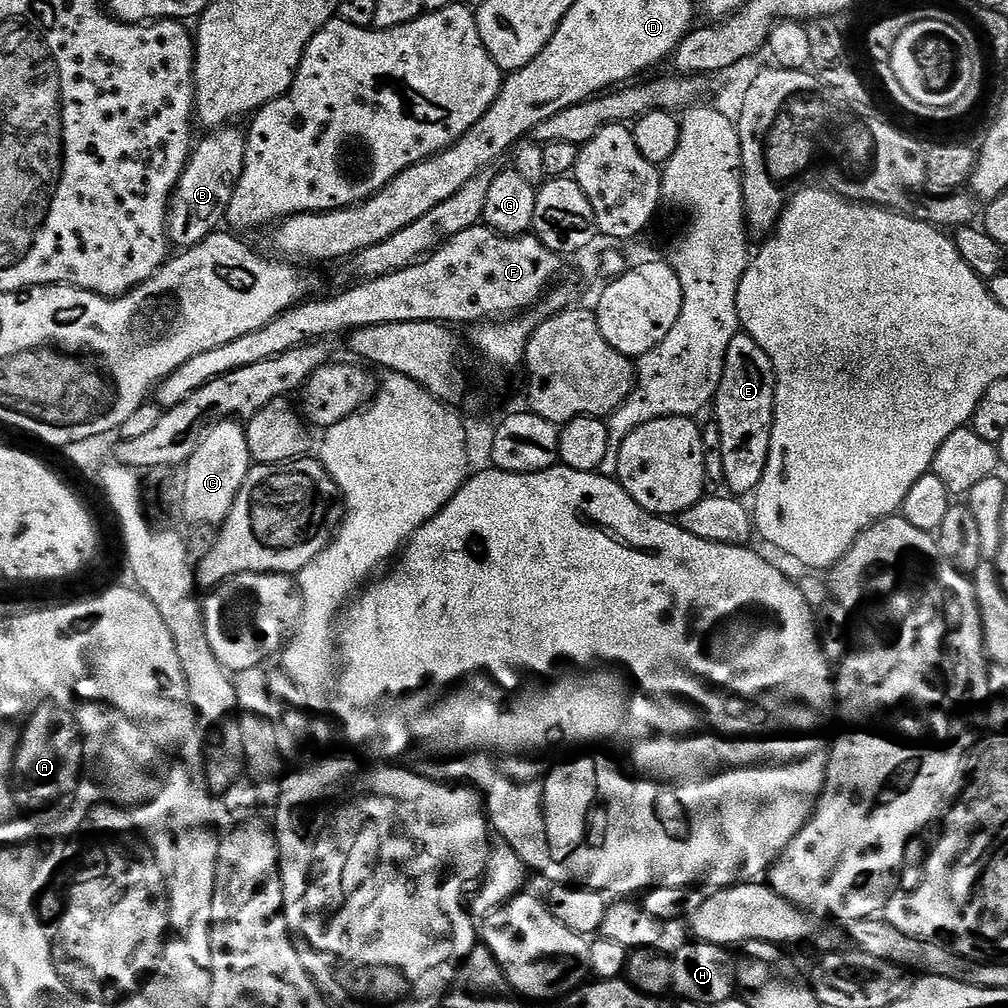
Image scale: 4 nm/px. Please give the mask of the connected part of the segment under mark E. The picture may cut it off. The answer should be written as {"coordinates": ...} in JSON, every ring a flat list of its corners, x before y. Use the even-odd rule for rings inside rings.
{"coordinates":[[738,334,726,350,722,382,716,391,714,422,722,434,722,470,724,484,732,494,755,493,762,482,770,454,772,415,776,409,776,375,772,359,747,334]]}

